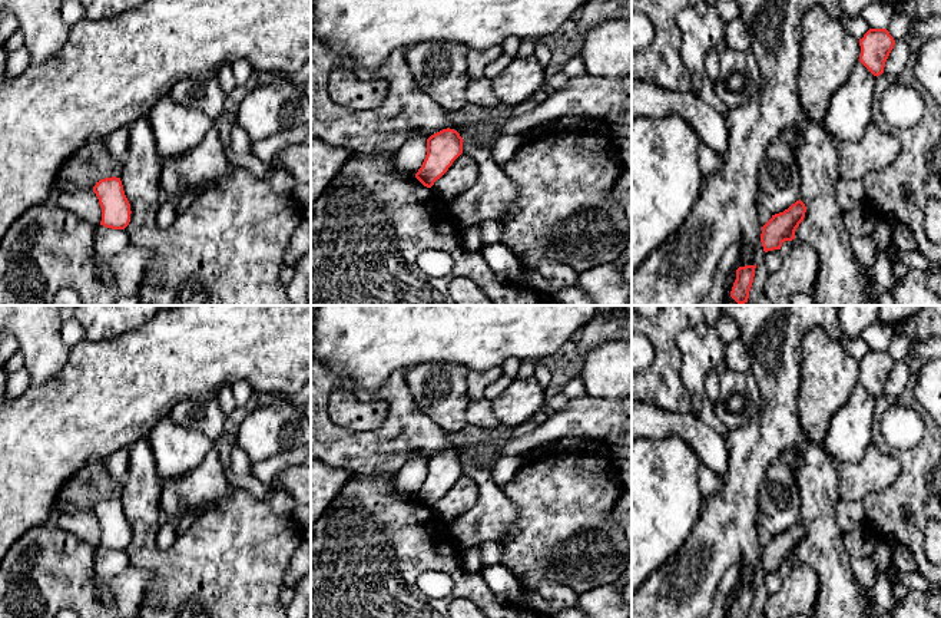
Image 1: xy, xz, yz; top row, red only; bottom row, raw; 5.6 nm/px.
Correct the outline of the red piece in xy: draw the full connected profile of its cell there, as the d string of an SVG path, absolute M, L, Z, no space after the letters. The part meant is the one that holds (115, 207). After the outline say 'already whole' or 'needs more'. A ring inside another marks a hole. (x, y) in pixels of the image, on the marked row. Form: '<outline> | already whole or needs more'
M120 178L100 179L93 186L93 192L102 208L100 225L112 229L125 229L130 222L132 211Z | already whole

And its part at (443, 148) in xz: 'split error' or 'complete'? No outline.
complete

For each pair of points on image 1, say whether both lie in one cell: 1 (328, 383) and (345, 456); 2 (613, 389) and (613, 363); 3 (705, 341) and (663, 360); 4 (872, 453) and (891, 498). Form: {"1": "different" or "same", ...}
{"1": "same", "2": "same", "3": "different", "4": "different"}

